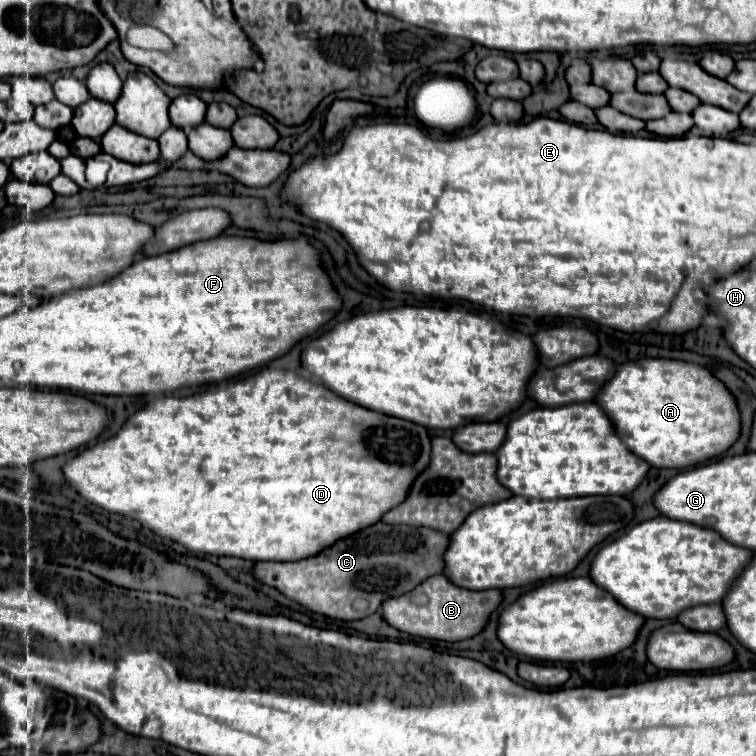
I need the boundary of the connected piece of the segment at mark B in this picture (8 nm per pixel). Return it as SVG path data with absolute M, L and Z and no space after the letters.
M436 574L428 580L424 580L424 584L420 584L420 588L414 588L412 592L404 594L404 596L382 602L380 614L390 626L394 626L396 630L406 632L410 636L458 642L458 640L476 636L484 628L490 612L500 604L500 600L502 600L500 590L474 592L474 590L454 586L444 574Z

